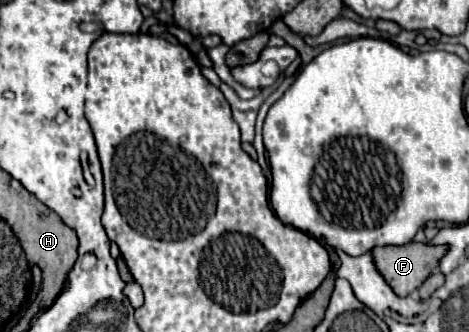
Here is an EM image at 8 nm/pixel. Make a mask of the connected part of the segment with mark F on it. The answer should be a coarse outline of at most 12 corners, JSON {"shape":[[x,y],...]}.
{"shape":[[409,242],[373,250],[397,296],[413,294],[449,246]]}

